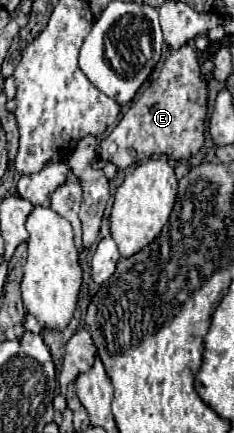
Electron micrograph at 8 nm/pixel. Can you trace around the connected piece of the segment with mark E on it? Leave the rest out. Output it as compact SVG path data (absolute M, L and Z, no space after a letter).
M187 44L179 50L169 50L161 72L141 96L129 106L119 124L99 142L99 156L113 162L117 170L125 170L155 154L167 154L169 158L191 158L203 146L205 116L207 116L207 82L201 74L197 52Z

